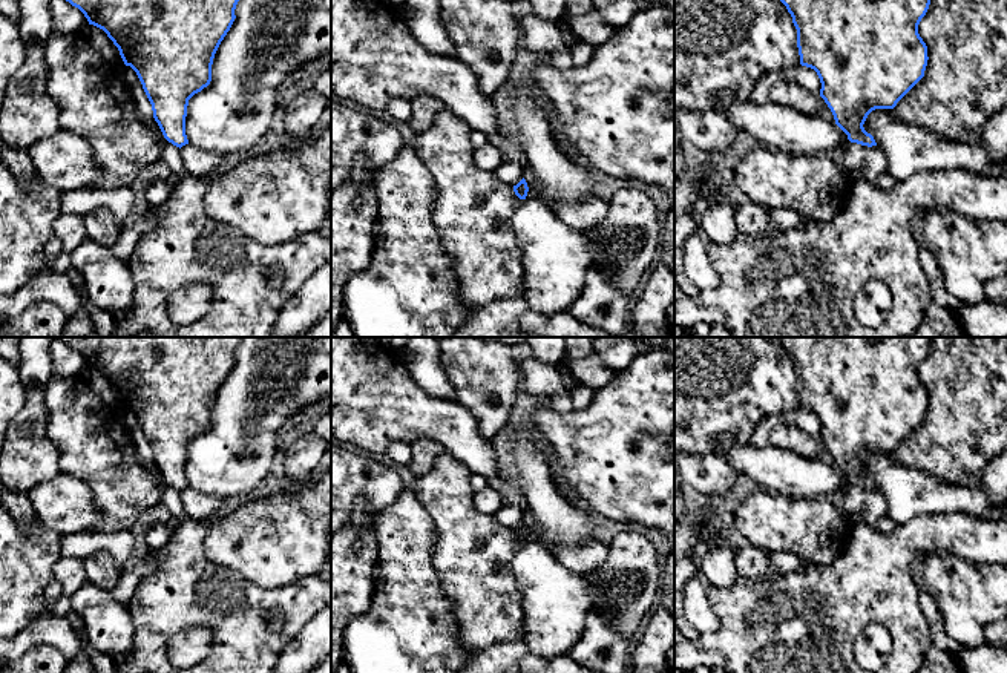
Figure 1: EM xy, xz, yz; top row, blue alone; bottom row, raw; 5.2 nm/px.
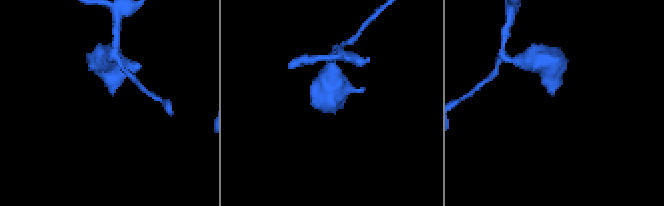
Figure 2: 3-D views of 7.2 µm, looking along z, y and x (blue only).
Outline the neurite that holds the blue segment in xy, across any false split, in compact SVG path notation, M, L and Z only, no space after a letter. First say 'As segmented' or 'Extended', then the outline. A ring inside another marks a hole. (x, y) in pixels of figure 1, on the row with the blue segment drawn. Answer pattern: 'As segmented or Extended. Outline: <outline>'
As segmented. Outline: M66 0L78 8L89 25L103 29L118 48L126 66L130 66L152 104L153 118L164 138L176 147L189 144L185 117L189 100L212 81L215 54L230 31L239 0Z

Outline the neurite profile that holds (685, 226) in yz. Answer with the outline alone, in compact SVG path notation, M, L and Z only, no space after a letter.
M682 215L674 219L674 247L682 247L685 239L697 233L699 222L697 218L690 215Z

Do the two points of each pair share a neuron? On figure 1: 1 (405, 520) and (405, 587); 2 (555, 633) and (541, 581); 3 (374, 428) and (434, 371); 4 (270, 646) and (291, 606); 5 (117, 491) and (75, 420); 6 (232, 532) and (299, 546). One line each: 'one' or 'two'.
1: one
2: one
3: two
4: one
5: one
6: one

